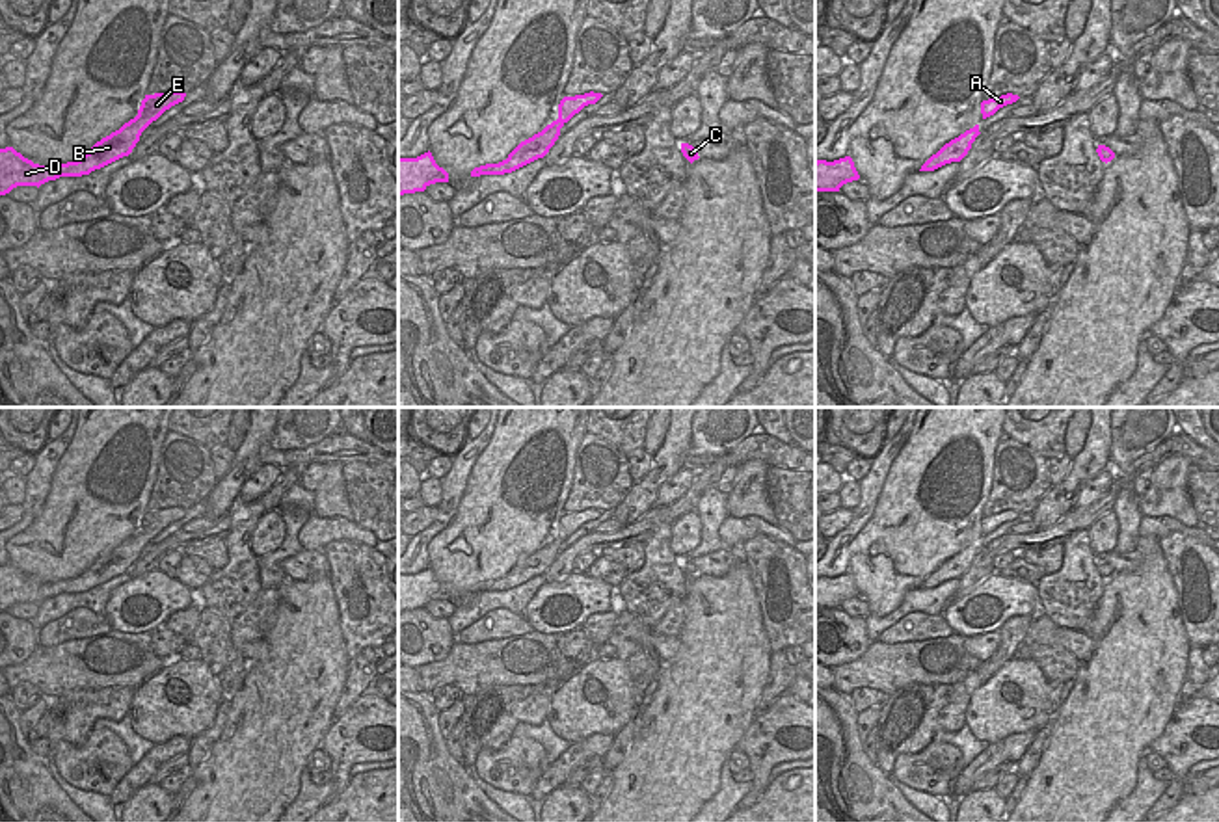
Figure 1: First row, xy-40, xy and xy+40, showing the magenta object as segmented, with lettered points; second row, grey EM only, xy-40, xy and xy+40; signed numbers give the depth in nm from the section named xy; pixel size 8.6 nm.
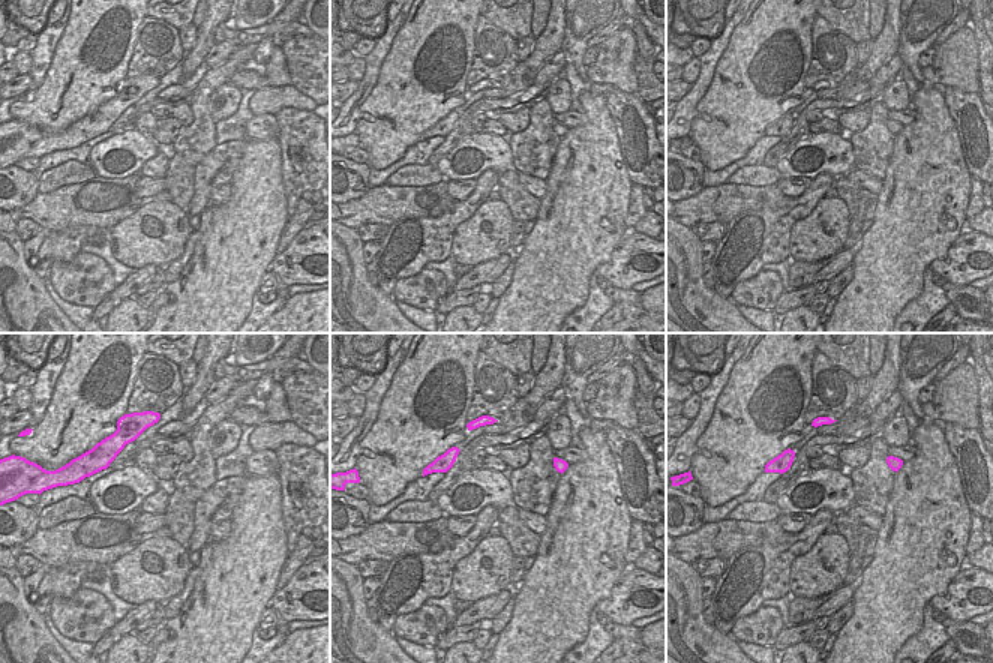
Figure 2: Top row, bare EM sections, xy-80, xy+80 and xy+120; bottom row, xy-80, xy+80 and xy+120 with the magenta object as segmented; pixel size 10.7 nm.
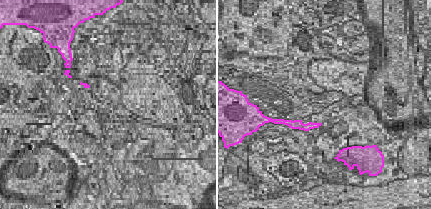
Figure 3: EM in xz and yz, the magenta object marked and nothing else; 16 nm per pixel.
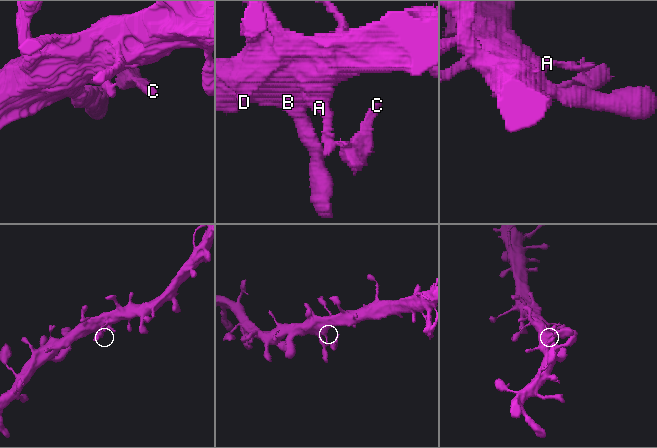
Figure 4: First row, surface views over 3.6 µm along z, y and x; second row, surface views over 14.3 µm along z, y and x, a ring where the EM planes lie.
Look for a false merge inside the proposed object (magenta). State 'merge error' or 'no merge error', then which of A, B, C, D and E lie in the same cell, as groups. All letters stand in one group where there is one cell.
no merge error; A B C D E

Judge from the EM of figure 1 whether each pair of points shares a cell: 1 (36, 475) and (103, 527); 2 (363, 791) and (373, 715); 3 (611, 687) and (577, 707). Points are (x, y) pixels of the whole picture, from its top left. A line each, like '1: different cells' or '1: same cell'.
1: different cells
2: different cells
3: same cell

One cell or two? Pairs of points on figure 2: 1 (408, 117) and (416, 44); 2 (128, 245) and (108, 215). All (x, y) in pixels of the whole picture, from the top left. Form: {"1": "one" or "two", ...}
{"1": "one", "2": "two"}

